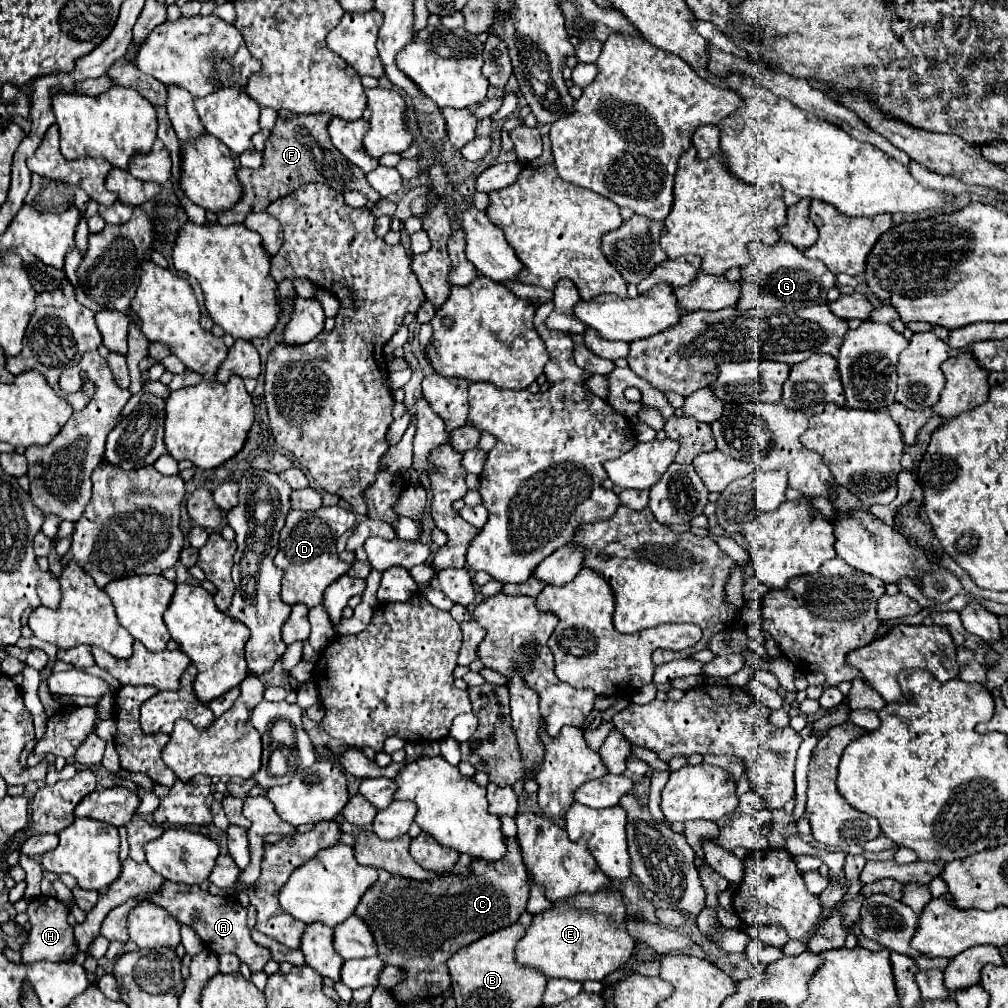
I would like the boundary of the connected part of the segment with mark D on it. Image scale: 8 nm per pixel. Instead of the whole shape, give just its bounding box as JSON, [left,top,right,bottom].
[274,506,356,608]

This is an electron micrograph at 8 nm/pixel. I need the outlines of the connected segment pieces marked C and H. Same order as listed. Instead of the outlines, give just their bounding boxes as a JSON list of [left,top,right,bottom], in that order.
[[356,838,530,1000],[22,896,74,964]]

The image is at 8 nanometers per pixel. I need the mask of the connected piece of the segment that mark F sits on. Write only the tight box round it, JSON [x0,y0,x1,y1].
[218,112,380,226]

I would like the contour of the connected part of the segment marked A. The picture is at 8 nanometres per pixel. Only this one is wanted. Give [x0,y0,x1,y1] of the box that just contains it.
[146,882,270,972]

